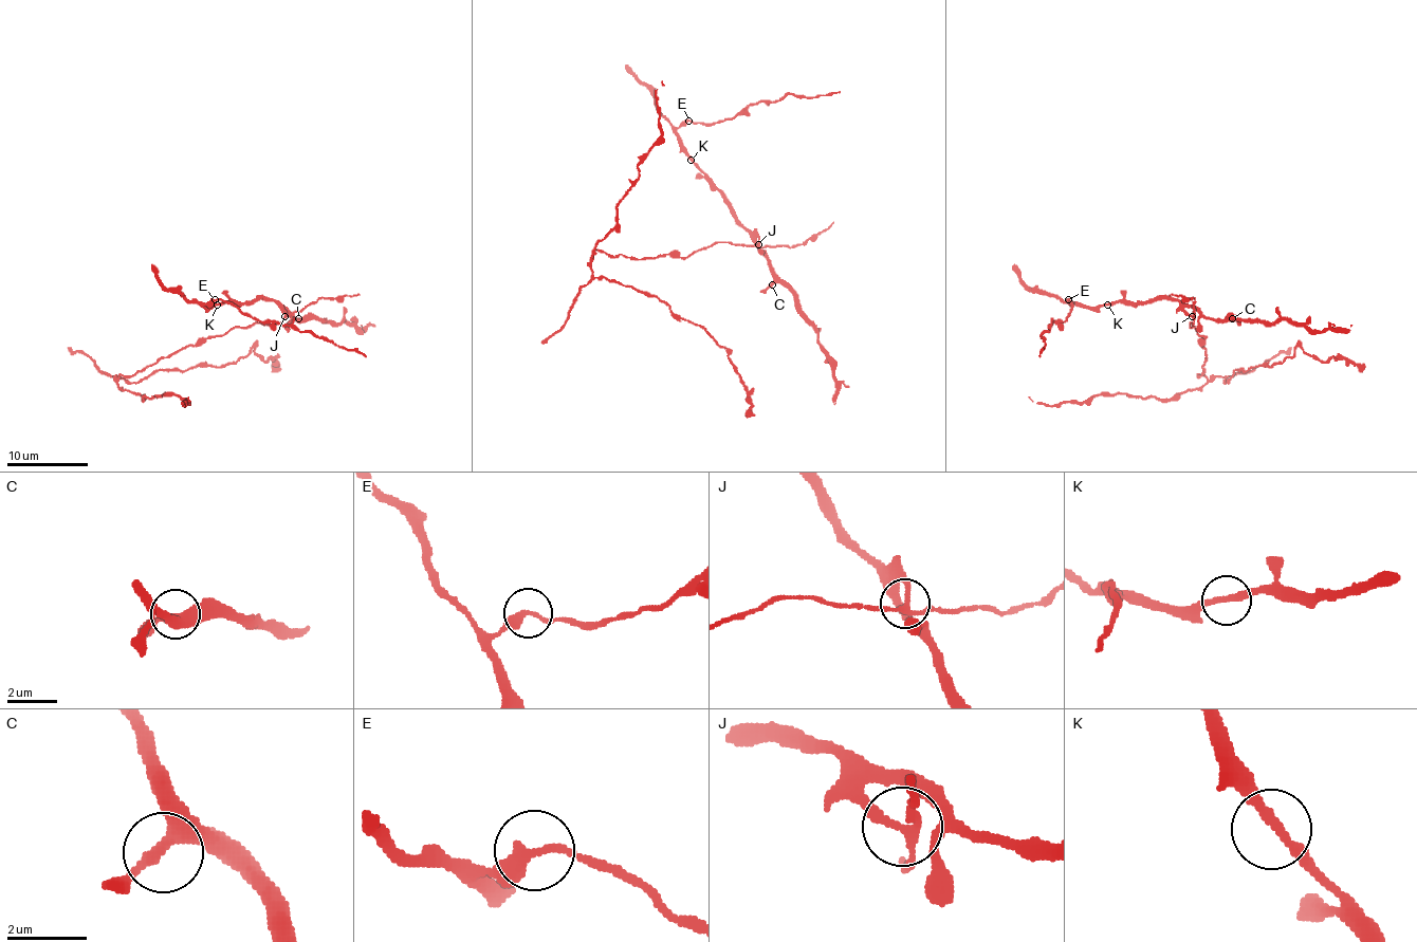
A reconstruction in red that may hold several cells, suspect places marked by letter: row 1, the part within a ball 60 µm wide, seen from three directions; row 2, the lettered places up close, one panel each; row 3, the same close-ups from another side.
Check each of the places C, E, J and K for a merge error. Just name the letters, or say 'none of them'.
E, J

